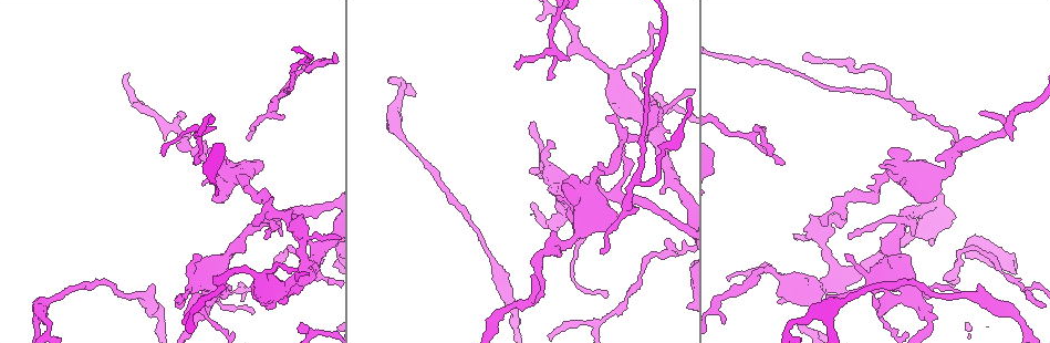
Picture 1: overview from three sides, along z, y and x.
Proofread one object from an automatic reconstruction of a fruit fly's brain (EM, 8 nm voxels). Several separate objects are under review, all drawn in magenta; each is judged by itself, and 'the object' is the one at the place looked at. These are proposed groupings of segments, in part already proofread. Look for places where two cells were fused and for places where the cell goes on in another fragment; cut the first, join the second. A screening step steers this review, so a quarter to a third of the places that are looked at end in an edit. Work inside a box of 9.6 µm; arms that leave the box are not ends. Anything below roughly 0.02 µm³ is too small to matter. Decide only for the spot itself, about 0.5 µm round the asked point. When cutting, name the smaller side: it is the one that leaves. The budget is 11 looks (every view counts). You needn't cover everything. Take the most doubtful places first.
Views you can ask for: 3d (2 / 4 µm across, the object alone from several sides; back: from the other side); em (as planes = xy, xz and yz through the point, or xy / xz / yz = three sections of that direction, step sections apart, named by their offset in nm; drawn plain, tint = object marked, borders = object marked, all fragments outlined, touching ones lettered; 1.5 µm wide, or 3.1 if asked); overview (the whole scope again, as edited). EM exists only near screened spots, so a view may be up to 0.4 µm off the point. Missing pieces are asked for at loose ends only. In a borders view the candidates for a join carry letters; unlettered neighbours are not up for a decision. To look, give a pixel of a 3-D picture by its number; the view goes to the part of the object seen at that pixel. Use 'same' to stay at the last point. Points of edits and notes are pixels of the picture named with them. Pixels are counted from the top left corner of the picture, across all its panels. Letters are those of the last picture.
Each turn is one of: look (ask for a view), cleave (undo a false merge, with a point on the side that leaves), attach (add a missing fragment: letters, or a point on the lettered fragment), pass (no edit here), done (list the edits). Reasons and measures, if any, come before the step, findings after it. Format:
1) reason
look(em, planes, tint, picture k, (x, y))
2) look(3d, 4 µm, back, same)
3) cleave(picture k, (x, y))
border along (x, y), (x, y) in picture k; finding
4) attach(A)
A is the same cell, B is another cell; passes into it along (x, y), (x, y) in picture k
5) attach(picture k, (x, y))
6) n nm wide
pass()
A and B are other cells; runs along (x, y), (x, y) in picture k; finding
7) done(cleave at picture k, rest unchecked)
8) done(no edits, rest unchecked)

an open end
look(em, planes, borders, picture 1, (183, 324))

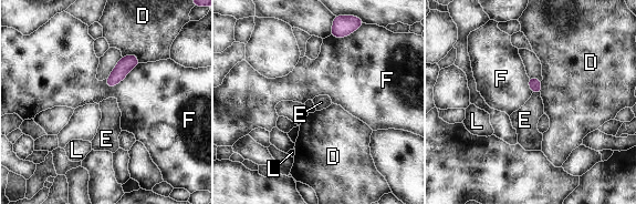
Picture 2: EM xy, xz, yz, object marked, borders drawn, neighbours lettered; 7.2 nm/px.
attach(E)
E is the same cell, D, F and L are other cells; passes into it along (535, 84), (537, 92), (524, 120) in picture 2; the cell continues

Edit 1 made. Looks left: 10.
redraw
look(overview)

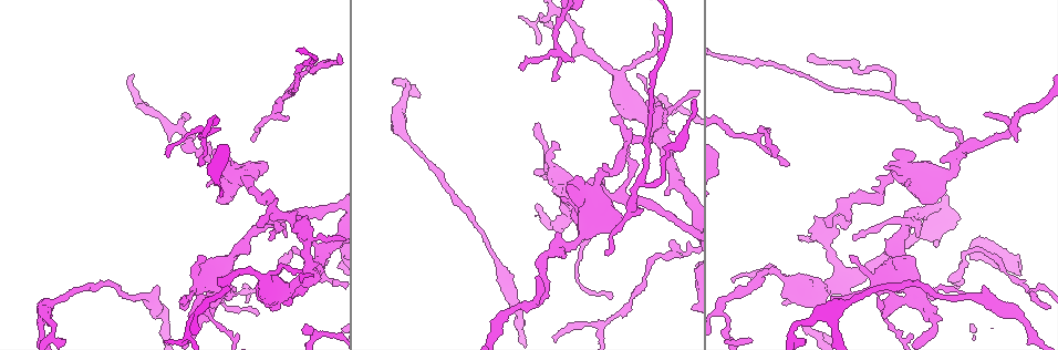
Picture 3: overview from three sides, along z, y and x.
branch stops here
look(em, xy, step 4, tint, picture 3, (669, 192))

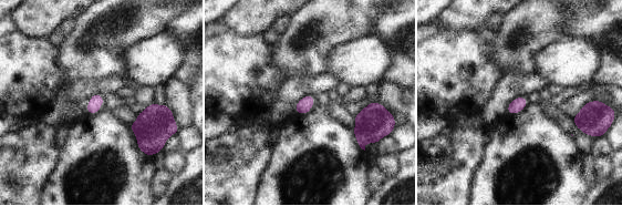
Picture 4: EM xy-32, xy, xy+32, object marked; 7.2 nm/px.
another direction
look(em, planes, borders, same)

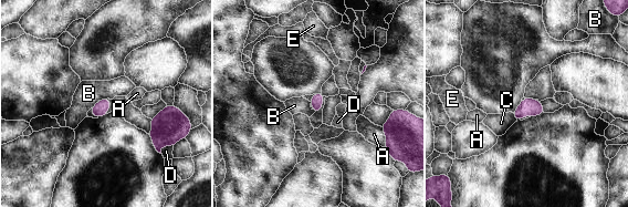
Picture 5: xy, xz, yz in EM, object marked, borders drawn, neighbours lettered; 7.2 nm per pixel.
pass()
A, B, C, D and E are other cells; border along (524, 96), (535, 100) in picture 5; no lettered fragment goes on from it

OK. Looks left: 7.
thin end
look(3d, 2 µm, back, picture 3, (201, 161))

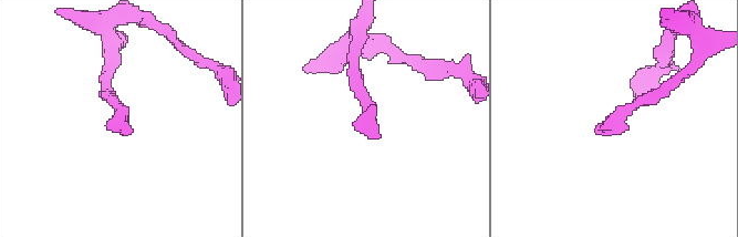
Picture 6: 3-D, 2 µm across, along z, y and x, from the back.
now the EM
look(em, planes, plain, picture 6, (376, 138))

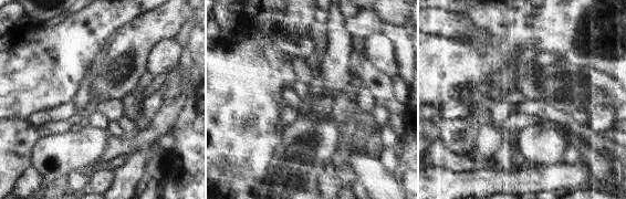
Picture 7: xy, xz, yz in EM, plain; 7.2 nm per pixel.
look(em, planes, borders, same)

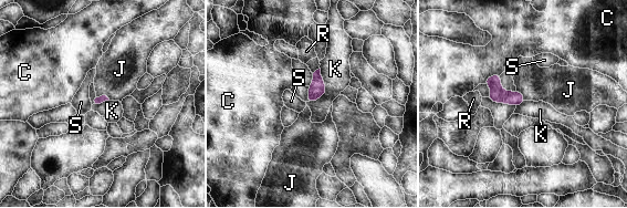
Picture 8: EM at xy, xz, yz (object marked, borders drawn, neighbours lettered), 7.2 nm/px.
pass()
C, J, K, R and S are other cells; border along (320, 68), (326, 92), (307, 103) in picture 8; none of them fits

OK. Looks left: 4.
branch stops here
look(em, xy, step 8, borders, picture 3, (256, 312))

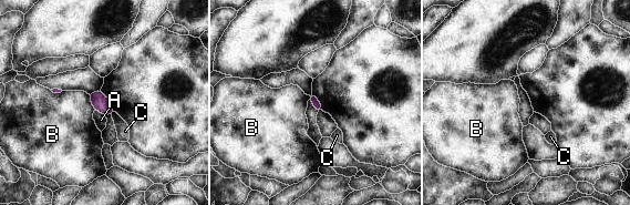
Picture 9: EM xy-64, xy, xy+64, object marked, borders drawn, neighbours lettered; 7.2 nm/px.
pass()
A, B and C are other cells; border along (95, 110), (105, 116) in picture 9; no lettered fragment goes on from it

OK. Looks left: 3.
done(attach at picture 2, rest unchecked)

